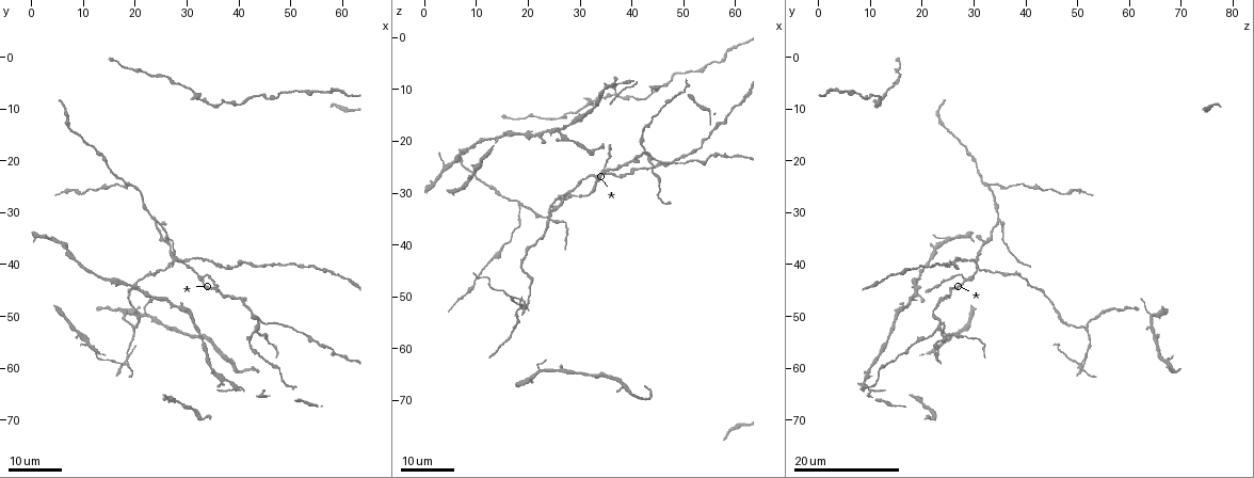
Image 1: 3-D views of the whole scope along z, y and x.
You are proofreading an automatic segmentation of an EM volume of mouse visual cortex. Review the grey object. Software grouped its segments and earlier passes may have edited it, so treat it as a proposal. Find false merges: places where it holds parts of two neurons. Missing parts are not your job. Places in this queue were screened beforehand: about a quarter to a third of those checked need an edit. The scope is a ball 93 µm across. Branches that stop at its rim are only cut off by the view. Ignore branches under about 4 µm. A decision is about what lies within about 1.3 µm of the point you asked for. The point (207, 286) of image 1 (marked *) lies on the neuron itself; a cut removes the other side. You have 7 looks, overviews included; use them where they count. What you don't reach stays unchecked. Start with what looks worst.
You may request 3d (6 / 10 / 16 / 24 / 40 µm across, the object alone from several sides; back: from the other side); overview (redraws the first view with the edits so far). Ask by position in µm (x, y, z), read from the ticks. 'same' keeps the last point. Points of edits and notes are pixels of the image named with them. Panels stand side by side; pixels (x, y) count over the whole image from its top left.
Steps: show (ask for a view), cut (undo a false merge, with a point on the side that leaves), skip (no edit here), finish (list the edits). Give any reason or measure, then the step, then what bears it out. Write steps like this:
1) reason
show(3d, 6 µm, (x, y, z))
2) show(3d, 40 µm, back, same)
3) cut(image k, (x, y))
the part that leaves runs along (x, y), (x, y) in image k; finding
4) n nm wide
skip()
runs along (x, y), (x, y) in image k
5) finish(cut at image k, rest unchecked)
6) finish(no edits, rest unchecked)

thin arm on a thick one
show(3d, 16 µm, (33.0, 43.0, 28.5))

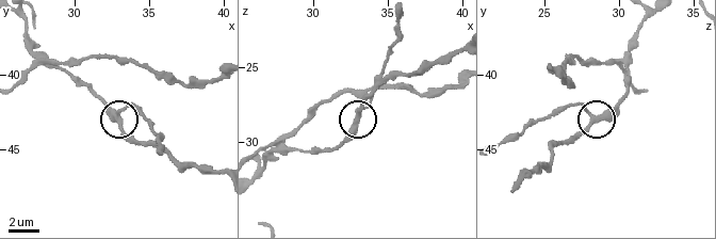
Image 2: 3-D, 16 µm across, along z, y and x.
show(3d, 6 µm, (33.0, 42.8, 28.4))

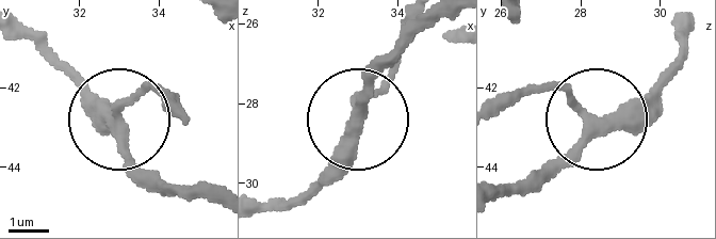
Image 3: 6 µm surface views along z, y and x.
skip()
runs along (539, 175), (590, 121), (556, 90), (529, 86) in image 3; all the same neuron

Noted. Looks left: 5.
side arm on a straight run
show(3d, 16 µm, (24.0, 31.5, 35.0))

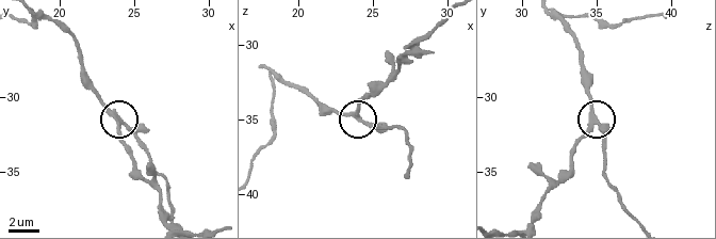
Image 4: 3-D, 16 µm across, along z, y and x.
zoom in
show(3d, 10 µm, (24.0, 31.8, 35.0))

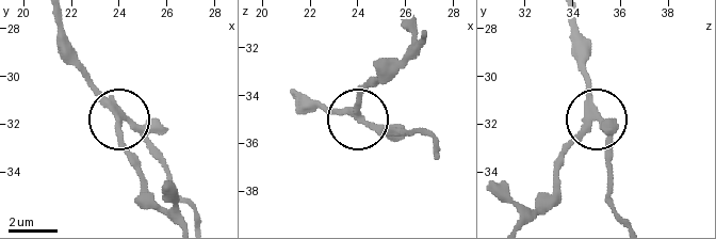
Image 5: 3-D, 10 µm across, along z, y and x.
show(3d, 6 µm, (24.0, 31.6, 35.0))

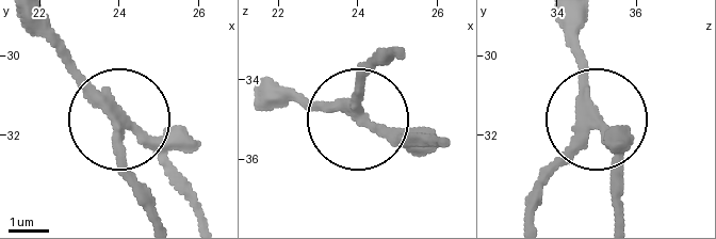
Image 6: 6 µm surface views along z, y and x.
3 arms
cut(image 6, (164, 127))
the part that leaves runs along (119, 117), (194, 217) in image 6; two neurons meet here

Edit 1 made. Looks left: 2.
finish(cut at image 6, rest unchecked)

